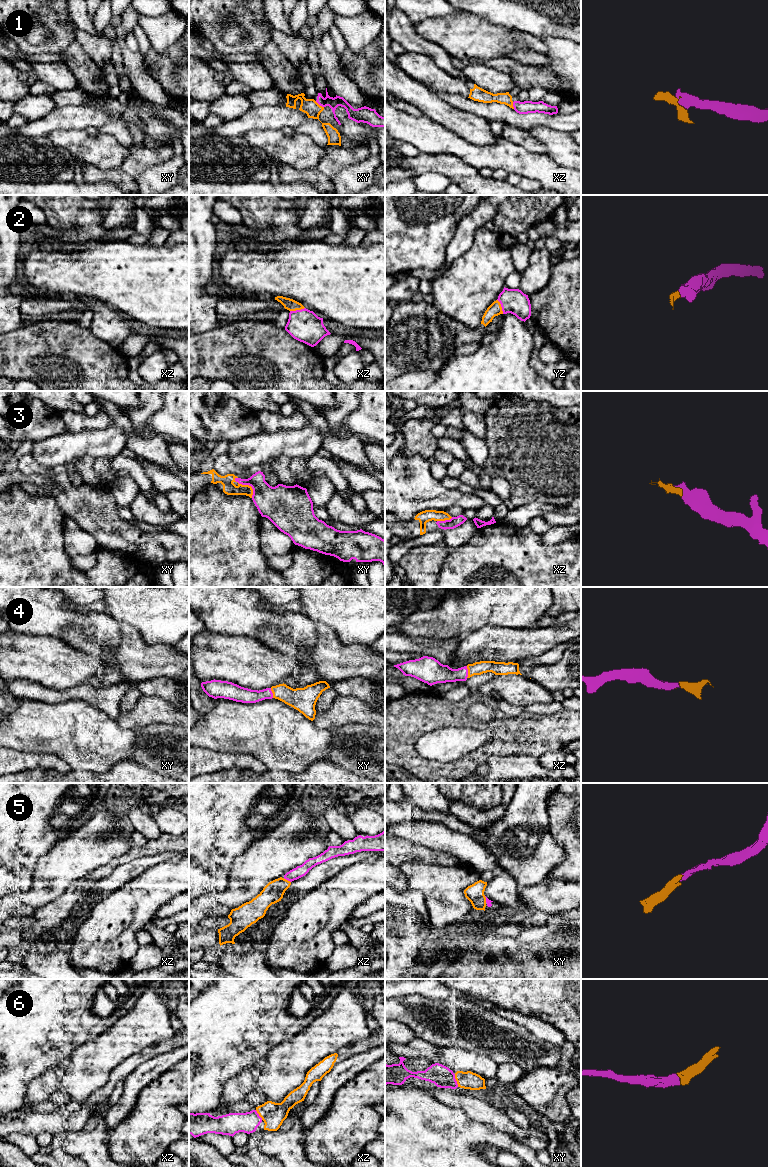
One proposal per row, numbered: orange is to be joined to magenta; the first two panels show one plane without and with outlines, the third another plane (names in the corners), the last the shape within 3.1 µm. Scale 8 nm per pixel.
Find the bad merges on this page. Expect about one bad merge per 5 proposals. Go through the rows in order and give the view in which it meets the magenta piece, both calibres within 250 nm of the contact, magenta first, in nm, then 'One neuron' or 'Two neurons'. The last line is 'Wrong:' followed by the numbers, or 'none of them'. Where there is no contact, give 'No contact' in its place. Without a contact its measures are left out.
1: Touches magenta in xy. Thickness 90 nm (magenta) against 130 nm. One neuron
2: Touches magenta in xz. Thickness 260 nm (magenta) against 90 nm. One neuron
3: Touches magenta in xy. Thickness 260 nm (magenta) against 110 nm. One neuron
4: Touches magenta in xz. Thickness 160 nm (magenta) against 110 nm. One neuron
5: Touches magenta in xz. Thickness 90 nm (magenta) against 170 nm. One neuron
6: Touches magenta in xy. Thickness 170 nm (magenta) against 140 nm. One neuron
Wrong: none of them

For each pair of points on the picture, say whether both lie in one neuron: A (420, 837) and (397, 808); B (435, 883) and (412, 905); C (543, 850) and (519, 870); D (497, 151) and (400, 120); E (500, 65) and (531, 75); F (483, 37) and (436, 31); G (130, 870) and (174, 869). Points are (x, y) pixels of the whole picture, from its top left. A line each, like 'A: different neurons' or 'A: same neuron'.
A: different neurons
B: different neurons
C: same neuron
D: same neuron
E: same neuron
F: same neuron
G: different neurons

